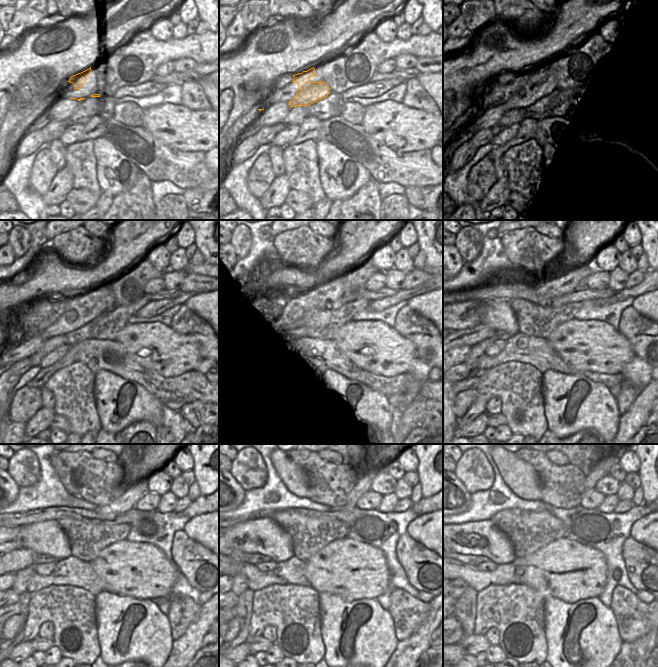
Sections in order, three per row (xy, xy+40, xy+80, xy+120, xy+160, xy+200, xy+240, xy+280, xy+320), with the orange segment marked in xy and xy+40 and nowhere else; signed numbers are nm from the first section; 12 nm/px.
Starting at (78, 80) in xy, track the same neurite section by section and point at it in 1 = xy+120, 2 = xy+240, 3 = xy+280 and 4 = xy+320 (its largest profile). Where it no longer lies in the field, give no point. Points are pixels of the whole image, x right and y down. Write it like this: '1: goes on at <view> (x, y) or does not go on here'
1: goes on at xy+120 (83, 308)
2: goes on at xy+240 (128, 500)
3: goes on at xy+280 (362, 486)
4: goes on at xy+320 (602, 468)

